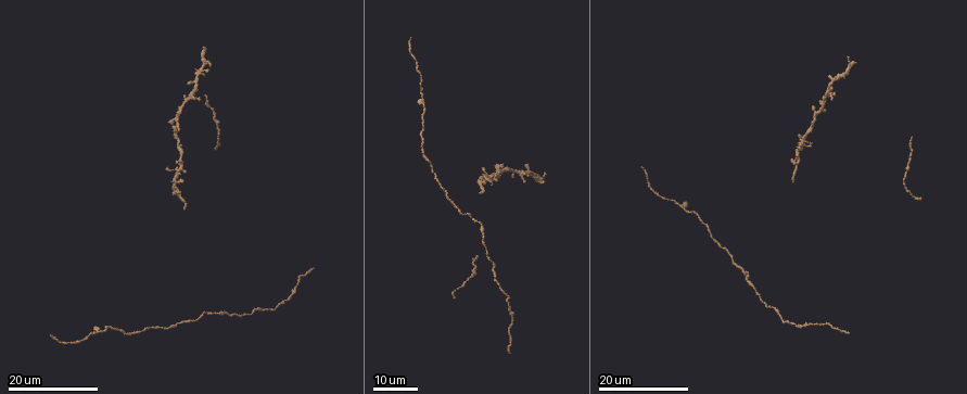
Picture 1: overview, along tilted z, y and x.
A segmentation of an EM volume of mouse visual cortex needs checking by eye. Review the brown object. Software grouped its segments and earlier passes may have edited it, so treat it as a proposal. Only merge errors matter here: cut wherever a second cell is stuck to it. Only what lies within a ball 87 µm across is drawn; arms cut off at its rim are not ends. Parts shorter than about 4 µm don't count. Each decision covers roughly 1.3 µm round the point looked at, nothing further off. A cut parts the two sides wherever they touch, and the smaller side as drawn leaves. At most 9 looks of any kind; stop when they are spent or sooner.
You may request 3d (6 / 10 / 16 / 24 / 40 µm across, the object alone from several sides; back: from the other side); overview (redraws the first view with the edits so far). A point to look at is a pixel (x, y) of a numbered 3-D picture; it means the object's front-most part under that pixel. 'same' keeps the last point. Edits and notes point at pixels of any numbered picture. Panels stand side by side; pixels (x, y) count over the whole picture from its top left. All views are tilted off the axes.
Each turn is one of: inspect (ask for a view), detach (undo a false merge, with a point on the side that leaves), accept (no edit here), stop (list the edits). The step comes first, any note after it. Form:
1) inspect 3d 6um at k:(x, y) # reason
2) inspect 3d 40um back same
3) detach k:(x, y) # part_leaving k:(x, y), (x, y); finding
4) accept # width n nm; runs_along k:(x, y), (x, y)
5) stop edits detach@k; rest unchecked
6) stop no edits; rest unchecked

inspect 3d 24um at 1:(681, 207) # three-way junction

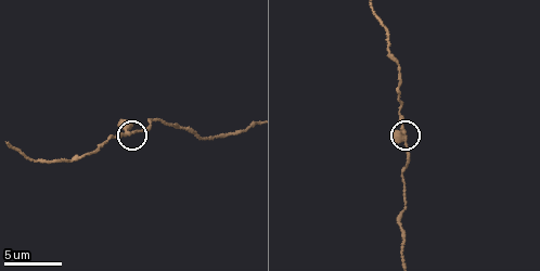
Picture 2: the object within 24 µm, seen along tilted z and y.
inspect 3d 6um at 2:(405, 134)

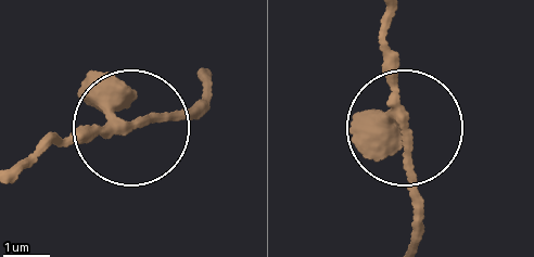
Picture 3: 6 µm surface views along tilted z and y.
accept # width 210 nm; runs_along 3:(411, 241), (411, 146), (381, 17); one cell here

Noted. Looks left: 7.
inspect 3d 24um at 1:(511, 173) # looks like a crossing

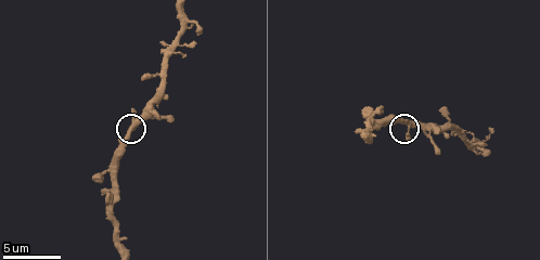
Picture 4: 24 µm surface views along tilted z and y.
inspect 3d 6um at 4:(408, 129)

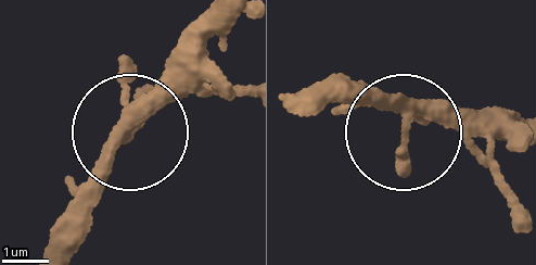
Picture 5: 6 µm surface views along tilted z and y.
accept # side_arm 16 um; runs_along 5:(56, 247), (98, 163), (205, 78); continuous, no second cell

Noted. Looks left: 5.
inspect 3d 16um at 1:(176, 185) # narrows sharply

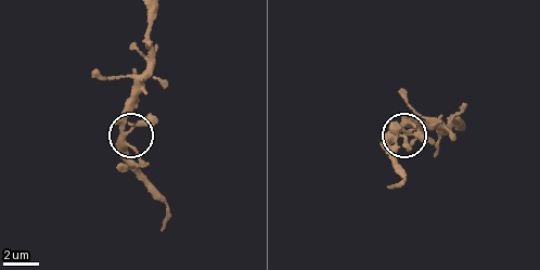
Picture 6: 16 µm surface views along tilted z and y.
inspect 3d 6um at 6:(123, 133) # closer look

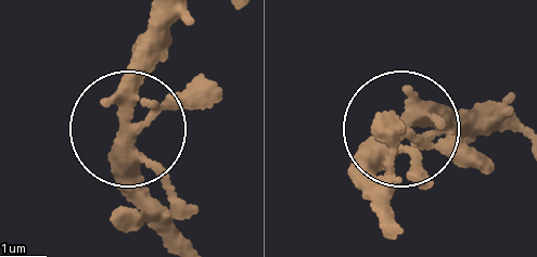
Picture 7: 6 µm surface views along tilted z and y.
accept # arms 4; runs_along 7:(184, 242), (131, 174), (131, 82), (148, 10); one cell here

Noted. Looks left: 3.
inspect 3d 24um at 1:(802, 144) # small branch off a trunk

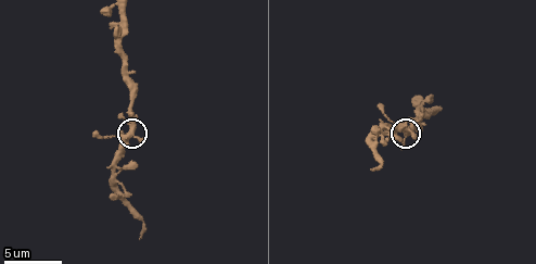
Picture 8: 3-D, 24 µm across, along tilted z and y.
inspect 3d 10um at 8:(129, 126) # zoom in

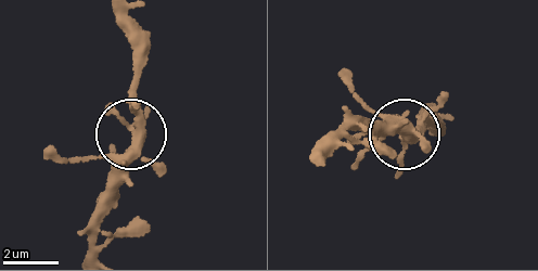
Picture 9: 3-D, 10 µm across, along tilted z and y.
accept # width 340 nm; all the same cell

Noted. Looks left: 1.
stop no edits; rest unchecked

